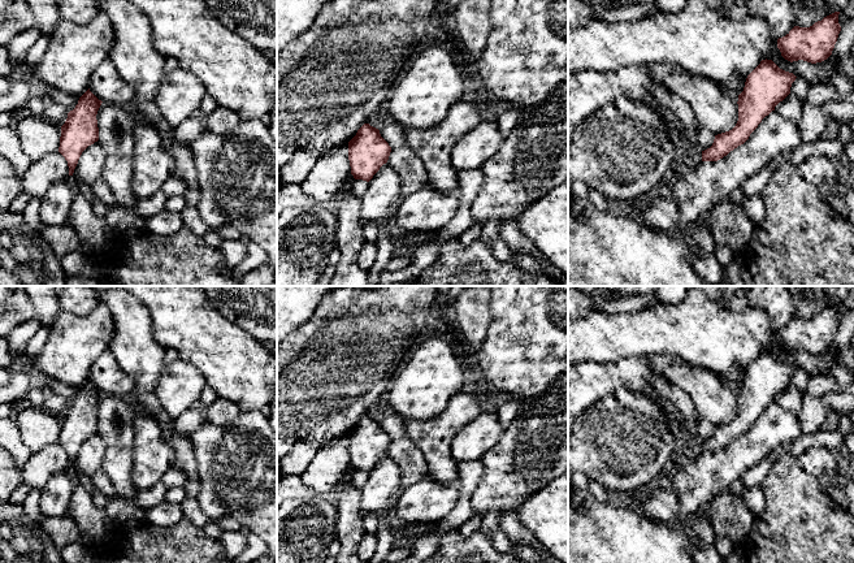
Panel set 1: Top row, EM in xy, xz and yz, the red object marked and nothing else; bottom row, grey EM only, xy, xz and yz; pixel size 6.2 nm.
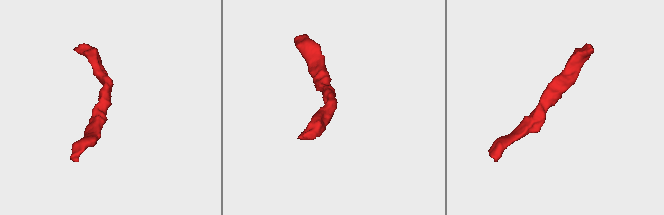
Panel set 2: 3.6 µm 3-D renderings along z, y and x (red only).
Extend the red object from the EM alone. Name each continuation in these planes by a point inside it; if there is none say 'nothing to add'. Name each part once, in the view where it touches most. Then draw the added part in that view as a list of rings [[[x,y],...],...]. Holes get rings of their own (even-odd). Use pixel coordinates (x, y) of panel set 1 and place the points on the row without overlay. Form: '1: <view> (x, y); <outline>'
nothing to add

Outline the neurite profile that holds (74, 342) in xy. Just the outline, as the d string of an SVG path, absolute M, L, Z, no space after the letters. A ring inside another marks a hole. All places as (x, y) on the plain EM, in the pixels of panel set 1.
M104 303L84 316L62 311L45 345L26 367L44 384L55 380L81 389L94 363L109 348L113 334L113 315Z

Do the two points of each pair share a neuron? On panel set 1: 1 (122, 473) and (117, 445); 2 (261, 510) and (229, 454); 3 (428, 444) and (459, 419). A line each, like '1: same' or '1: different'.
1: same
2: same
3: same

